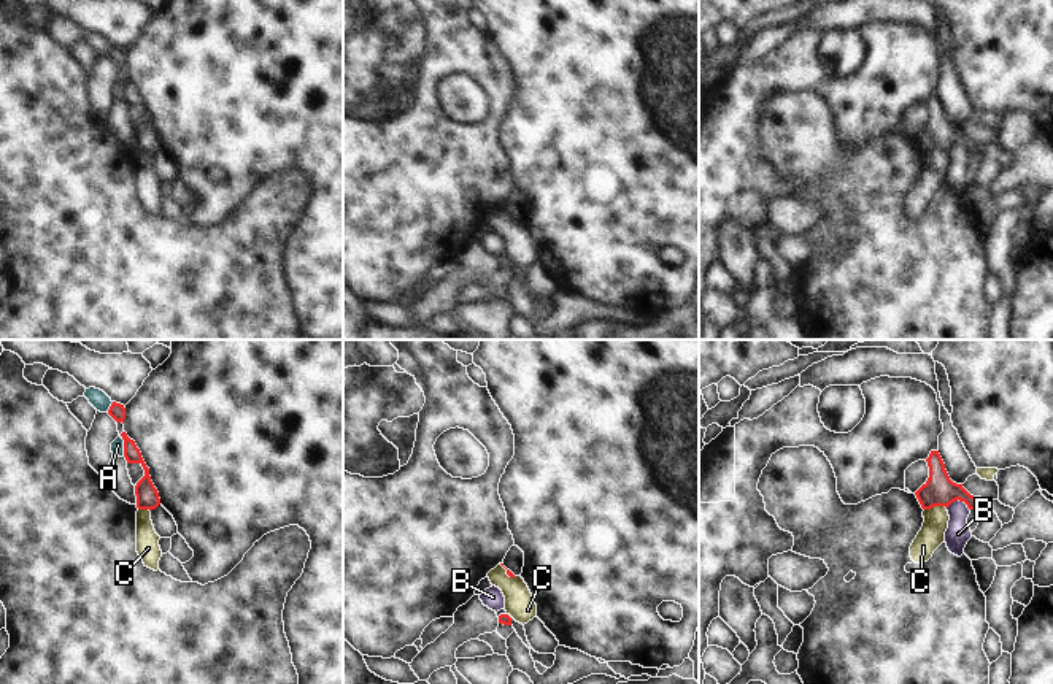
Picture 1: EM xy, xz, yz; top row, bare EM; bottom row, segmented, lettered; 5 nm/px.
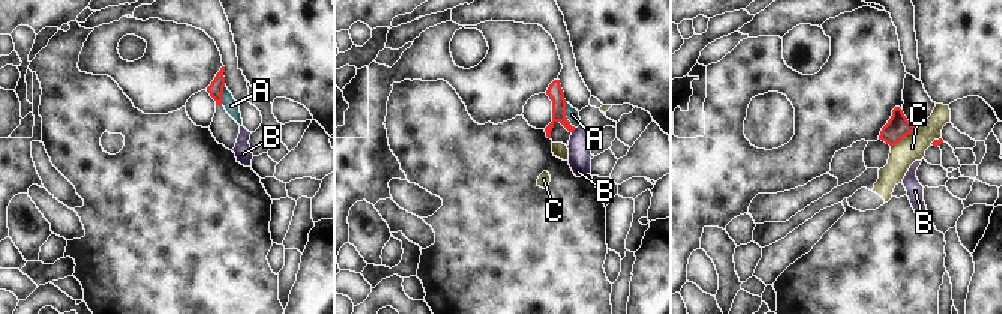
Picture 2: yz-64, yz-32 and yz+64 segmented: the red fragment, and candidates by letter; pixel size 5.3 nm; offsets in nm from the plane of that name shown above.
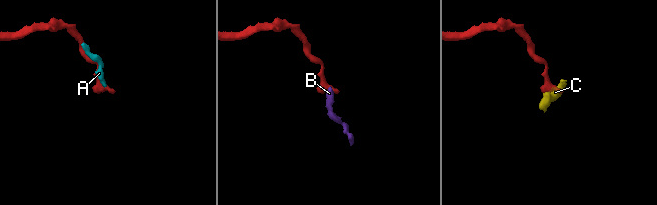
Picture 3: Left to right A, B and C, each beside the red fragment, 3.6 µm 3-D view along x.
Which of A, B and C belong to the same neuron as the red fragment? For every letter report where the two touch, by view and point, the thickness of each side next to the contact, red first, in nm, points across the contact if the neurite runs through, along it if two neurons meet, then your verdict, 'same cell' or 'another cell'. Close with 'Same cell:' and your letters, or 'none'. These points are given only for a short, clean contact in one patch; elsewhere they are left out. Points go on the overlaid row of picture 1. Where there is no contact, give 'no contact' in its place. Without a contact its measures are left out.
A: xy (124, 448) | 110/60 nm | another cell
B: yz (960, 500) | 160/120 nm | along yz (947, 508), (953, 502), (961, 500), (969, 510) | another cell
C: yz (934, 505) | 160/130 nm | along yz (945, 507), (925, 510) | another cell
Same cell: none

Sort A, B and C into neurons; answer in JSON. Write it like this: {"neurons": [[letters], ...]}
{"neurons": [["A", "B"], ["C"]]}

